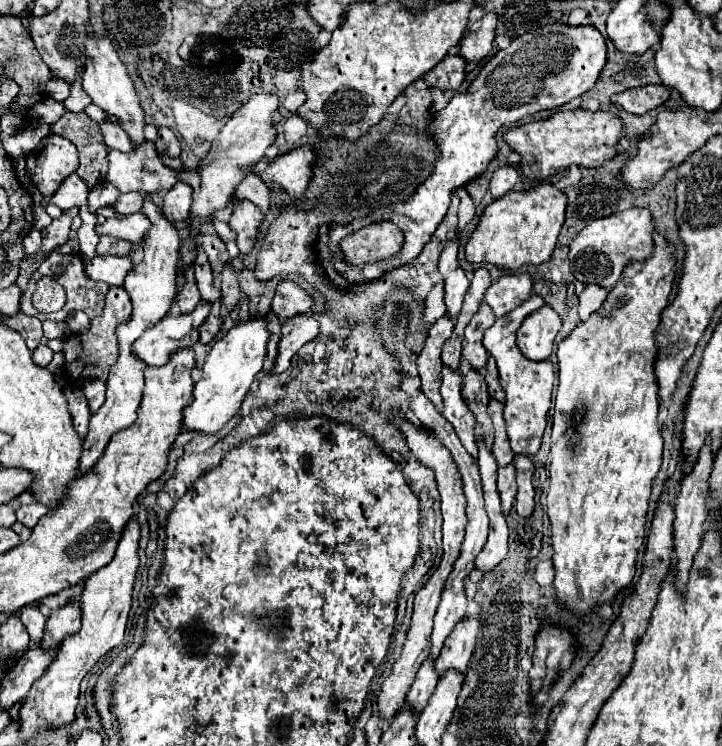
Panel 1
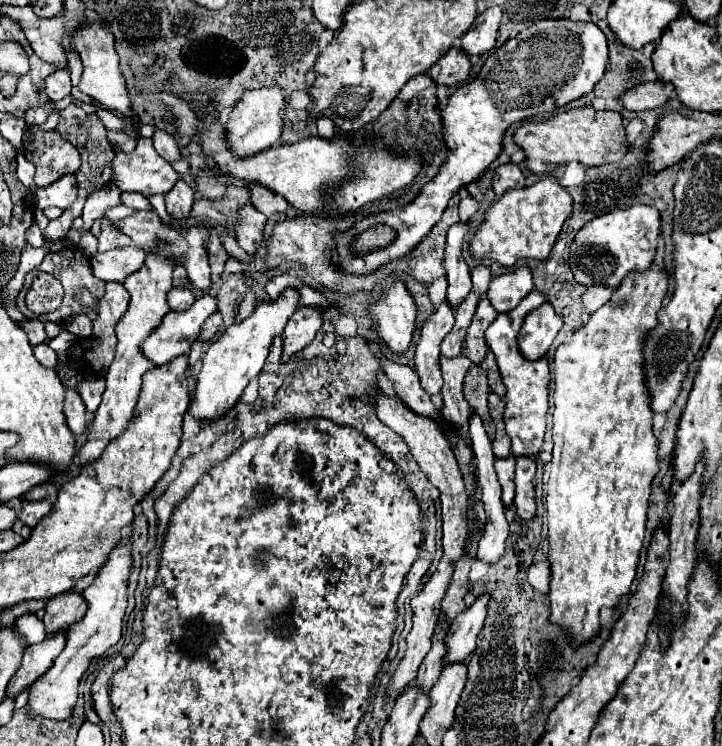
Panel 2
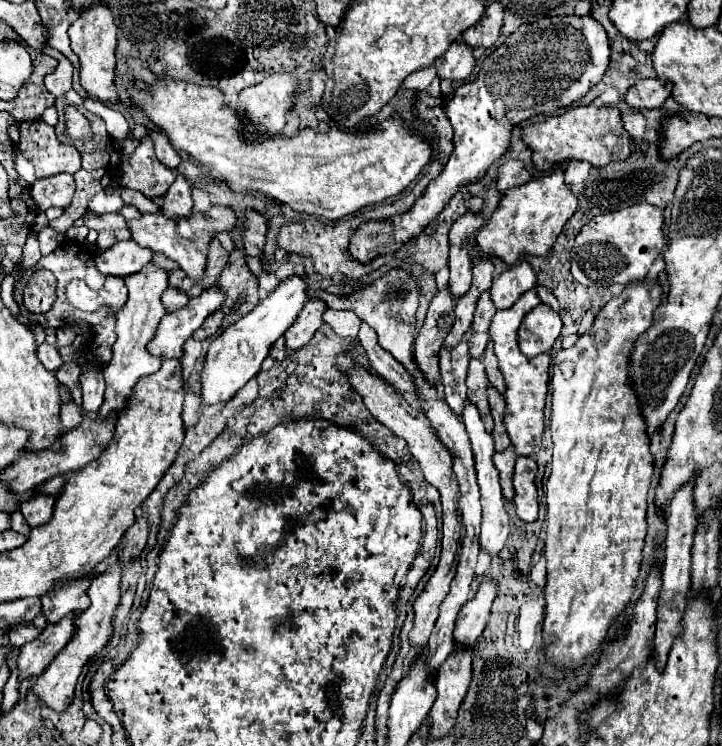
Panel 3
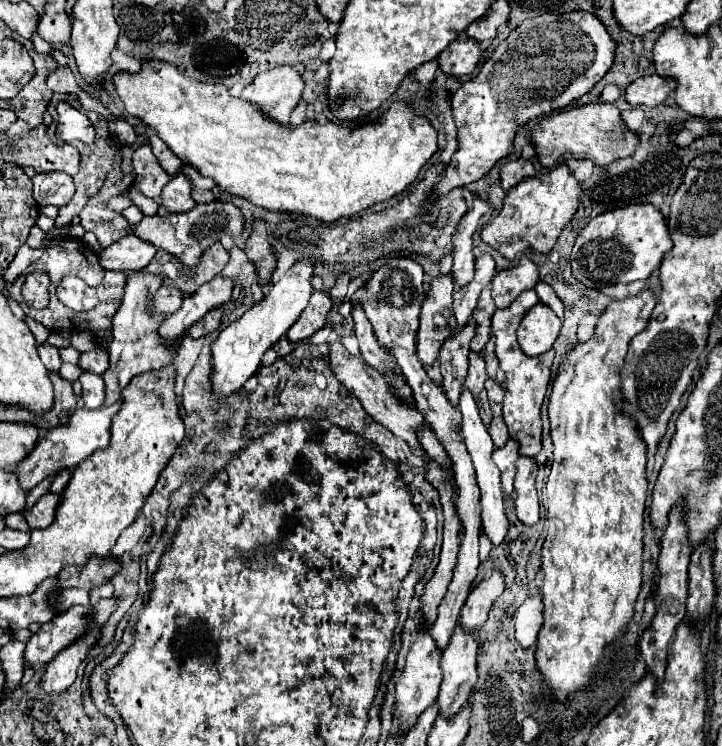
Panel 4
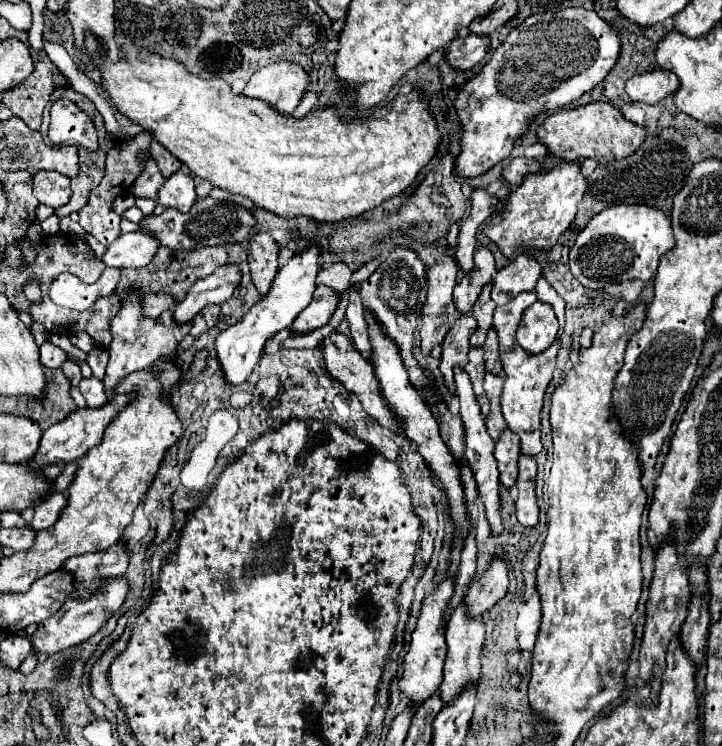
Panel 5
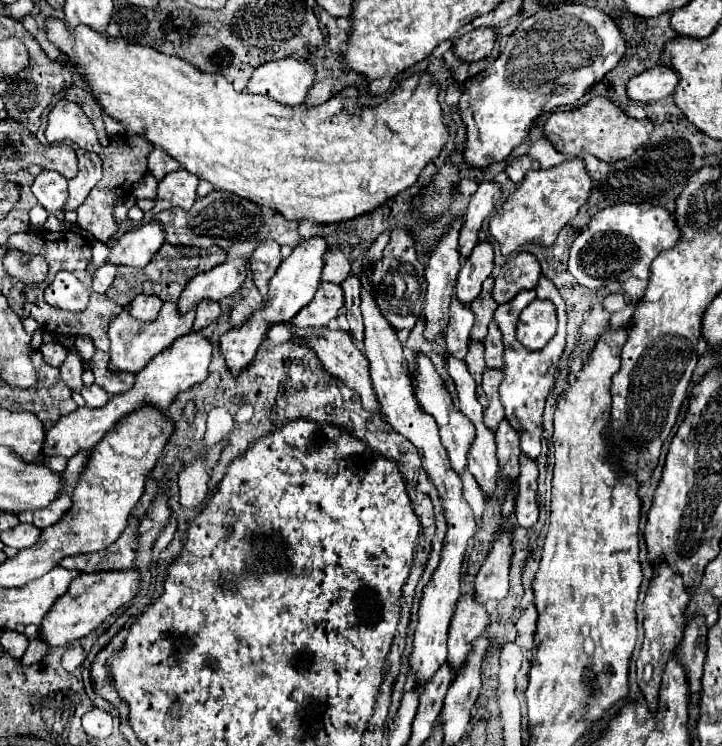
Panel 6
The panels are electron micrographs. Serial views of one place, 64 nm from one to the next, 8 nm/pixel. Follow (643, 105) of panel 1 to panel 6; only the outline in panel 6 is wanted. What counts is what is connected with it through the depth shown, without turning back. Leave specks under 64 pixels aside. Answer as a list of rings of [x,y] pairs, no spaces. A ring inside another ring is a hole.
[[[654,66],[638,76],[634,76],[626,90],[628,90],[628,98],[632,102],[656,102],[656,100],[662,100],[666,96],[670,96],[674,92],[678,84],[678,76],[672,68],[668,66]]]

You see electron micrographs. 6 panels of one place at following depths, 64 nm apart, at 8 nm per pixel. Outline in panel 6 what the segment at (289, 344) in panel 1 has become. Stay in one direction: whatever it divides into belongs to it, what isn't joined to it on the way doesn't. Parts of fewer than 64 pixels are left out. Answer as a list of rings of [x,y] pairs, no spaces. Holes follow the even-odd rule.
[[[322,282],[308,308],[302,308],[296,314],[296,318],[292,318],[292,324],[300,328],[308,328],[308,326],[320,328],[326,326],[332,318],[336,318],[342,308],[344,308],[342,288],[332,282]]]

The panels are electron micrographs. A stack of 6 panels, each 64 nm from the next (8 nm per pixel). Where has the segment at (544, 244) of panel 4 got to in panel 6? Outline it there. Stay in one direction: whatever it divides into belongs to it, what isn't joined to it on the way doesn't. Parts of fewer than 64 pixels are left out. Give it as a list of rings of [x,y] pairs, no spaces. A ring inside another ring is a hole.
[[[580,158],[564,160],[548,170],[526,172],[516,192],[502,204],[502,210],[490,220],[490,234],[500,242],[502,254],[516,252],[522,244],[554,244],[558,232],[578,214],[580,206],[592,194],[592,178]]]

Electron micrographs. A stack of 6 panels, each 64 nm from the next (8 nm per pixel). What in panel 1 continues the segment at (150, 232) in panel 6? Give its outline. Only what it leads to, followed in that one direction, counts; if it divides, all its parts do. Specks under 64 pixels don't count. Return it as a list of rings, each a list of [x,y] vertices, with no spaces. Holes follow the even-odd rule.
[[[94,256],[92,260],[84,262],[86,272],[92,280],[102,280],[110,286],[122,286],[126,274],[132,270],[130,256]]]

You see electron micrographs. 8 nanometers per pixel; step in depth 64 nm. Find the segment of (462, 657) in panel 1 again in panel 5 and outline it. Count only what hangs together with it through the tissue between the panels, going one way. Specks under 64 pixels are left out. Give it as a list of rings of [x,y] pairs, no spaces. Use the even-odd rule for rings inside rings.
[[[494,558],[486,572],[470,584],[470,592],[464,598],[470,616],[482,616],[508,592],[508,568],[504,558]]]

